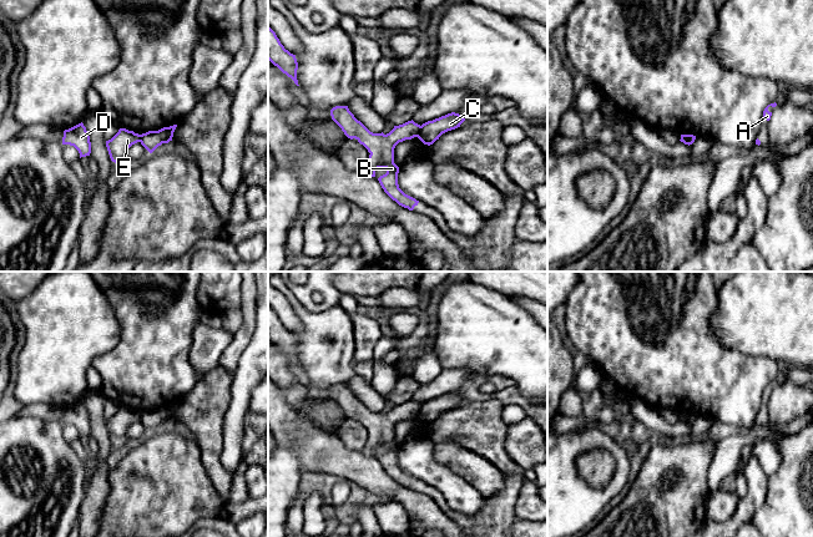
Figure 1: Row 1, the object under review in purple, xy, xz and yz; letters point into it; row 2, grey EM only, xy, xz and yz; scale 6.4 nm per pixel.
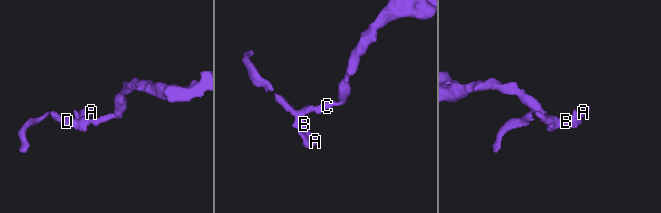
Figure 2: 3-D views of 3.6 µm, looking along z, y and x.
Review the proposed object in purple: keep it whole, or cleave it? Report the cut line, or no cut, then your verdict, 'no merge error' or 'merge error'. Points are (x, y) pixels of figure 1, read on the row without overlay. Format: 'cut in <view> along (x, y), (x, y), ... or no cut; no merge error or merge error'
cut in xz along (420, 405), (415, 415); merge error

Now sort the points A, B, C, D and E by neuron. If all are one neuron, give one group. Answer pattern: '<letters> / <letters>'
A B D E / C

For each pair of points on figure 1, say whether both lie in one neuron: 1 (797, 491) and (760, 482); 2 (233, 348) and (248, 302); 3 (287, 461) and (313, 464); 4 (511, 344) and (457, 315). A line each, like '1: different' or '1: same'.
1: different
2: same
3: different
4: same

